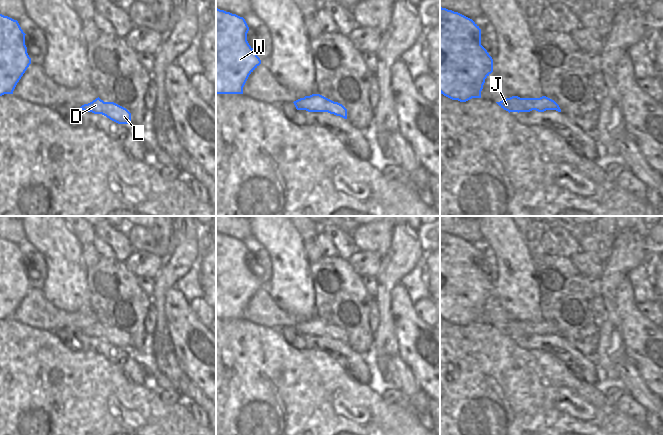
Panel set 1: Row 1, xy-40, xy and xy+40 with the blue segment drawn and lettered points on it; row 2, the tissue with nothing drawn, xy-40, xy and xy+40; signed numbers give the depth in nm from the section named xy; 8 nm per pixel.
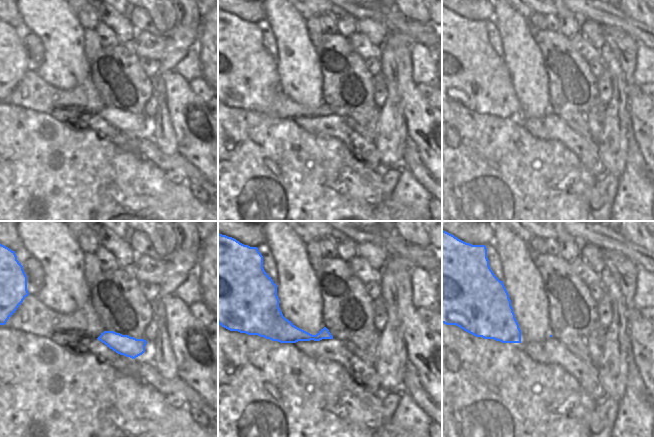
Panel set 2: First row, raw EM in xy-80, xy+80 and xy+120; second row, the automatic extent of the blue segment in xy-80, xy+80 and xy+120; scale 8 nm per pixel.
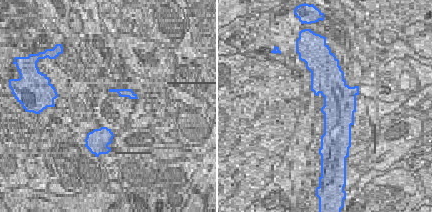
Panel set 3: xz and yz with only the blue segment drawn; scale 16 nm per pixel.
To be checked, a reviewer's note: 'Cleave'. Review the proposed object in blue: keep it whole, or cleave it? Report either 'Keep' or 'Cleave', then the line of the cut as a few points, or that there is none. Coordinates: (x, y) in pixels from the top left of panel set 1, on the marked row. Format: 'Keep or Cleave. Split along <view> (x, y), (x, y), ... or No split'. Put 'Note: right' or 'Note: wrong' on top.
Note: wrong
Keep. No split

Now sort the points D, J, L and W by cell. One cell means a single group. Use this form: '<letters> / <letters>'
D J L W

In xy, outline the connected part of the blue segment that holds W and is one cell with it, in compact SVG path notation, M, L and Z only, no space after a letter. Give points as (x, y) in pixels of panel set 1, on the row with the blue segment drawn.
M216 8L216 94L243 94L249 75L261 64L247 41L248 31L243 17Z

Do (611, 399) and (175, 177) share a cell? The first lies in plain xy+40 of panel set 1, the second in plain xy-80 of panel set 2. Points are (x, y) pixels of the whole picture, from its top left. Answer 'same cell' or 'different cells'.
same cell

